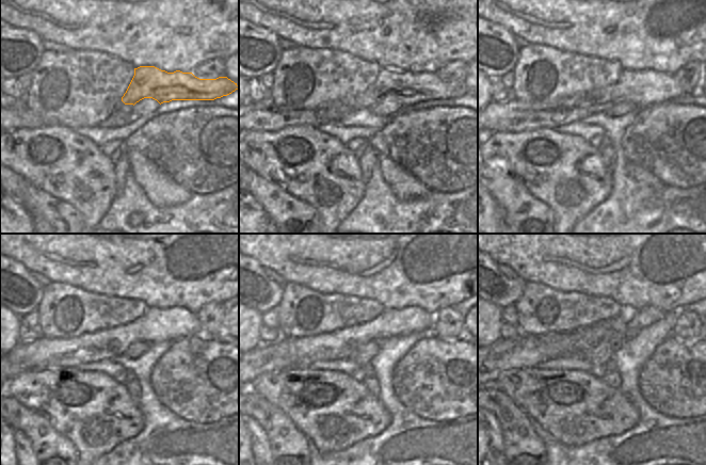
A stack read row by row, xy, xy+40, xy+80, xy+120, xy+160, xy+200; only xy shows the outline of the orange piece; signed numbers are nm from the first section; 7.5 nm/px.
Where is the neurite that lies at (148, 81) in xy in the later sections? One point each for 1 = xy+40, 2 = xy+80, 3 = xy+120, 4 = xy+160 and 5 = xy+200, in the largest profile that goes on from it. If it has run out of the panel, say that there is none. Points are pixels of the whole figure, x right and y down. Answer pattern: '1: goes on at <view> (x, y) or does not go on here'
1: goes on at xy+40 (406, 87)
2: goes on at xy+80 (642, 89)
3: goes on at xy+120 (156, 325)
4: goes on at xy+160 (343, 343)
5: goes on at xy+200 (636, 319)

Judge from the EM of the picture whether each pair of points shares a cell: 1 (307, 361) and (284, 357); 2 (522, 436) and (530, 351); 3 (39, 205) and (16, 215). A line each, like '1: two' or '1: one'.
1: two
2: two
3: two

